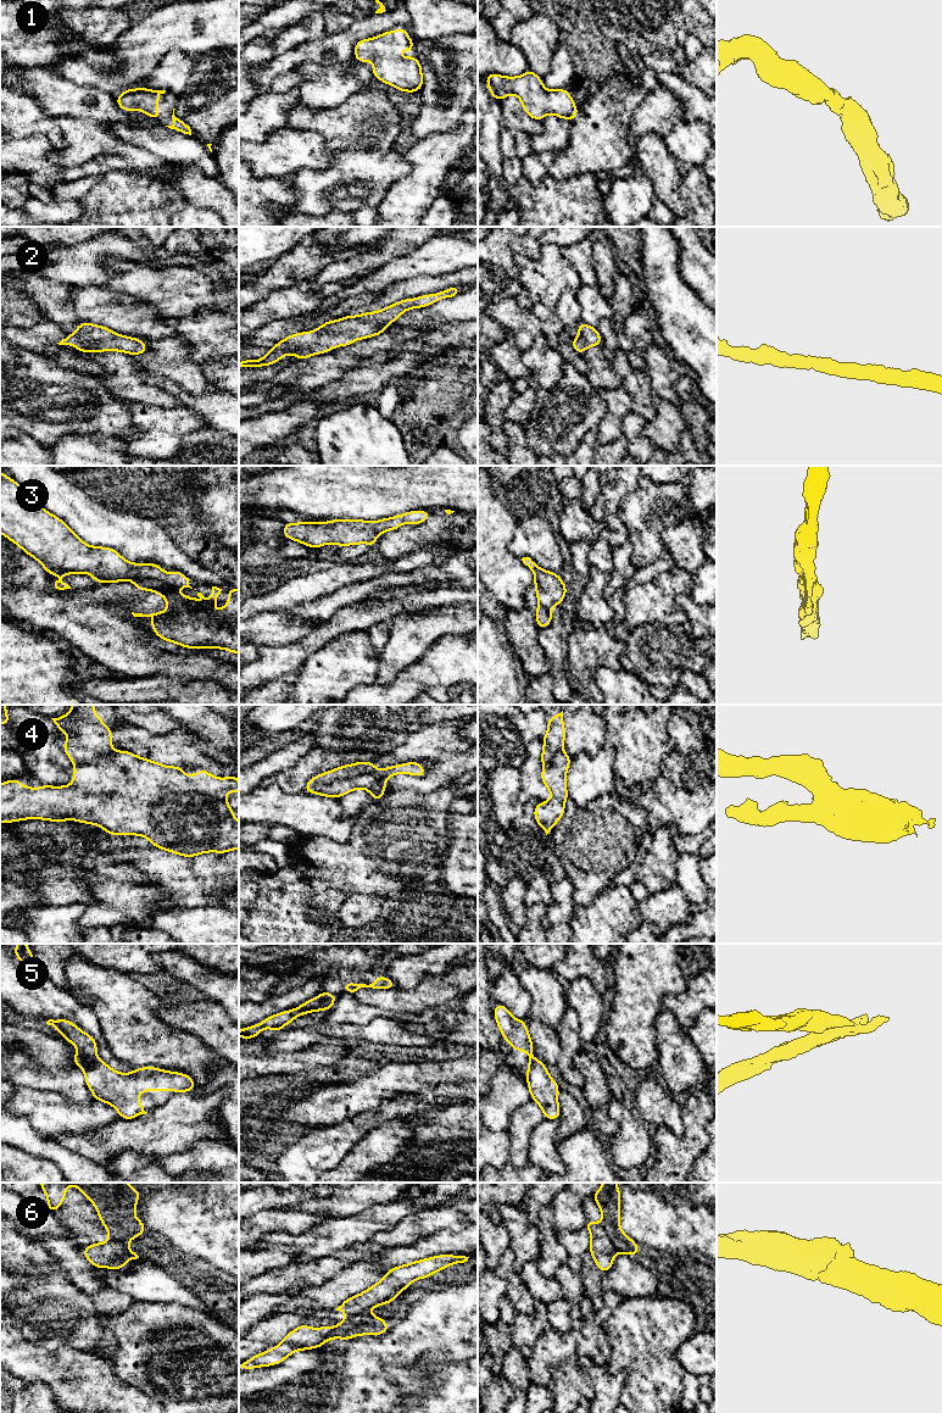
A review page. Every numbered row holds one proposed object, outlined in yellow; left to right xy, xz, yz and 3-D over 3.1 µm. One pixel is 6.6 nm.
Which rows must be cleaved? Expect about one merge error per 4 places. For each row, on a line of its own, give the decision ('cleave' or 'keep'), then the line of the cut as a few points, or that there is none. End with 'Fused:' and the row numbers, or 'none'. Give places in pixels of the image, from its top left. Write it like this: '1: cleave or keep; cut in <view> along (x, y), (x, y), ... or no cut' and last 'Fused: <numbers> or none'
1: keep; no cut
2: keep; no cut
3: keep; no cut
4: cleave; cut in xz along (377, 771), (335, 779), (315, 791)
5: cleave; cut in xy along (78, 1053), (85, 1057), (95, 1057)
6: keep; no cut
Fused: 4, 5

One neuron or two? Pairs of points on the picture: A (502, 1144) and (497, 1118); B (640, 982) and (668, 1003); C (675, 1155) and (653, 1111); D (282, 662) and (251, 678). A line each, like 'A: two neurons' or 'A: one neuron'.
A: two neurons
B: two neurons
C: two neurons
D: one neuron

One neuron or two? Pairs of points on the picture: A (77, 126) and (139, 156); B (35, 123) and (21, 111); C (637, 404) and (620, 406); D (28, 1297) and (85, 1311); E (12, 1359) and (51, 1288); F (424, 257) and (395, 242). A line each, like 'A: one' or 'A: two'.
A: one
B: one
C: two
D: one
E: two
F: two

